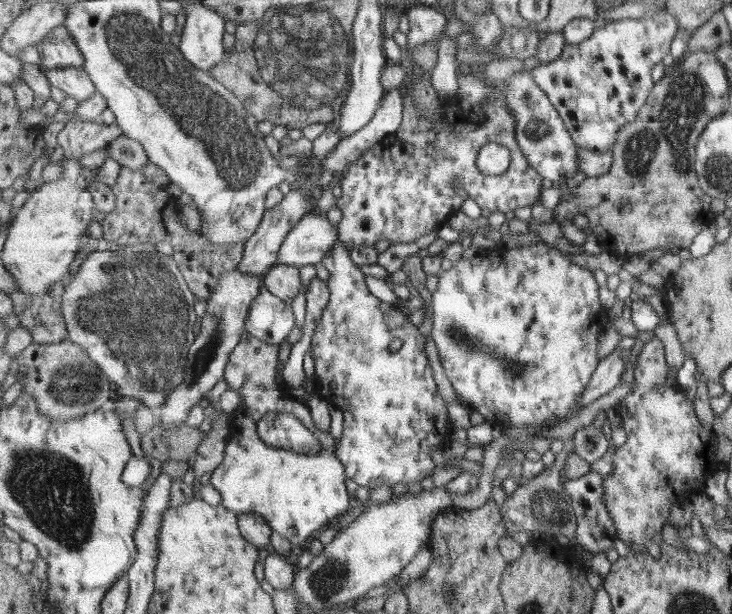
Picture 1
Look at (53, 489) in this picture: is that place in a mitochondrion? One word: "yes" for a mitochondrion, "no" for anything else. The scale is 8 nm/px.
yes

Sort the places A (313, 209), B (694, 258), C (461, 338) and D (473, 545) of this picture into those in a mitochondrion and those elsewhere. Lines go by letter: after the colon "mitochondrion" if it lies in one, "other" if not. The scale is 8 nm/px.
A: other
B: other
C: mitochondrion
D: other

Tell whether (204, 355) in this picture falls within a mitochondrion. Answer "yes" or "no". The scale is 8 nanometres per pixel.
yes

